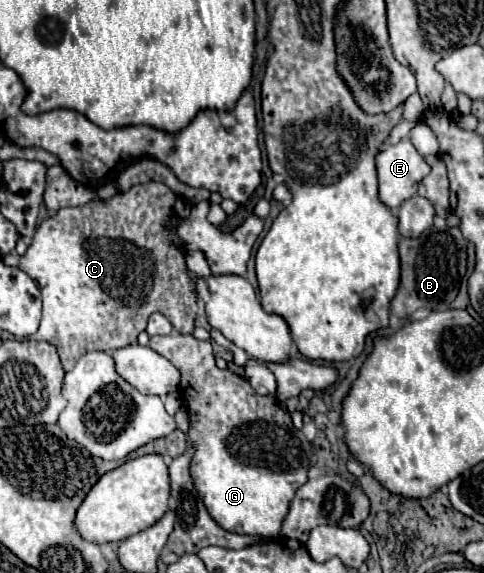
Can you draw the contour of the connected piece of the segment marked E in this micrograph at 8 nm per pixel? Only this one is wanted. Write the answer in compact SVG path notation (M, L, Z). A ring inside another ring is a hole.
M401 139L397 145L383 149L377 155L377 175L379 175L379 199L393 211L417 193L417 185L431 167L425 157L413 147L409 139Z

